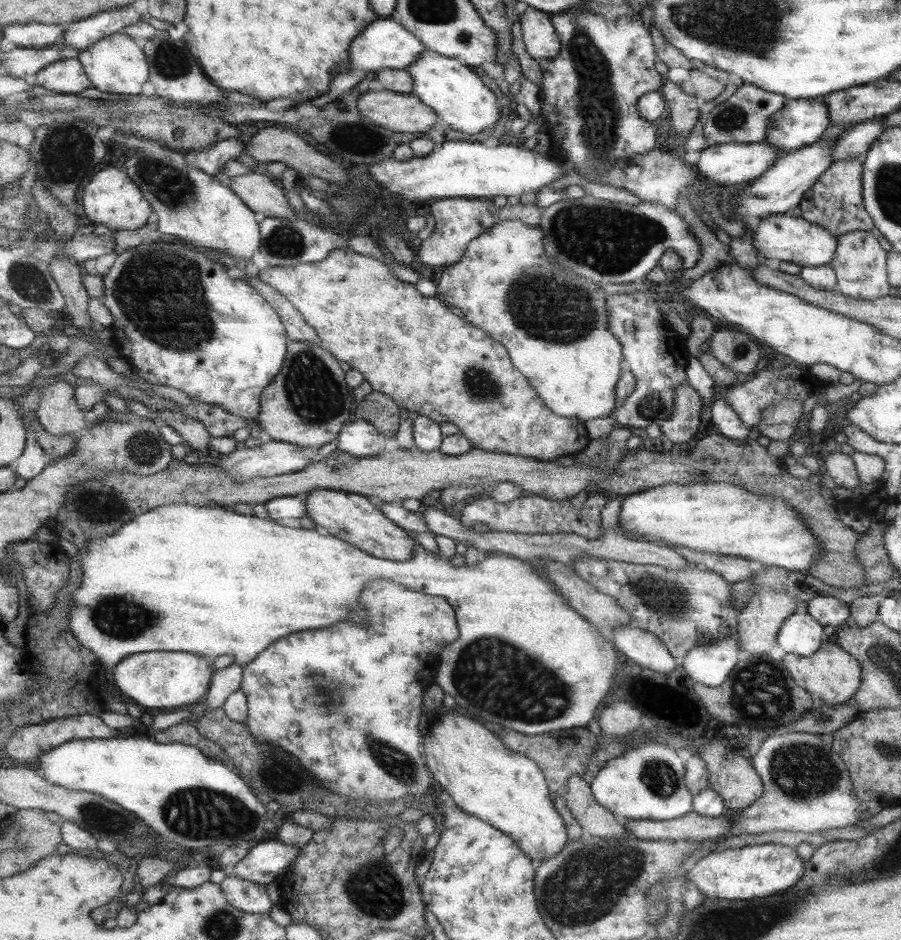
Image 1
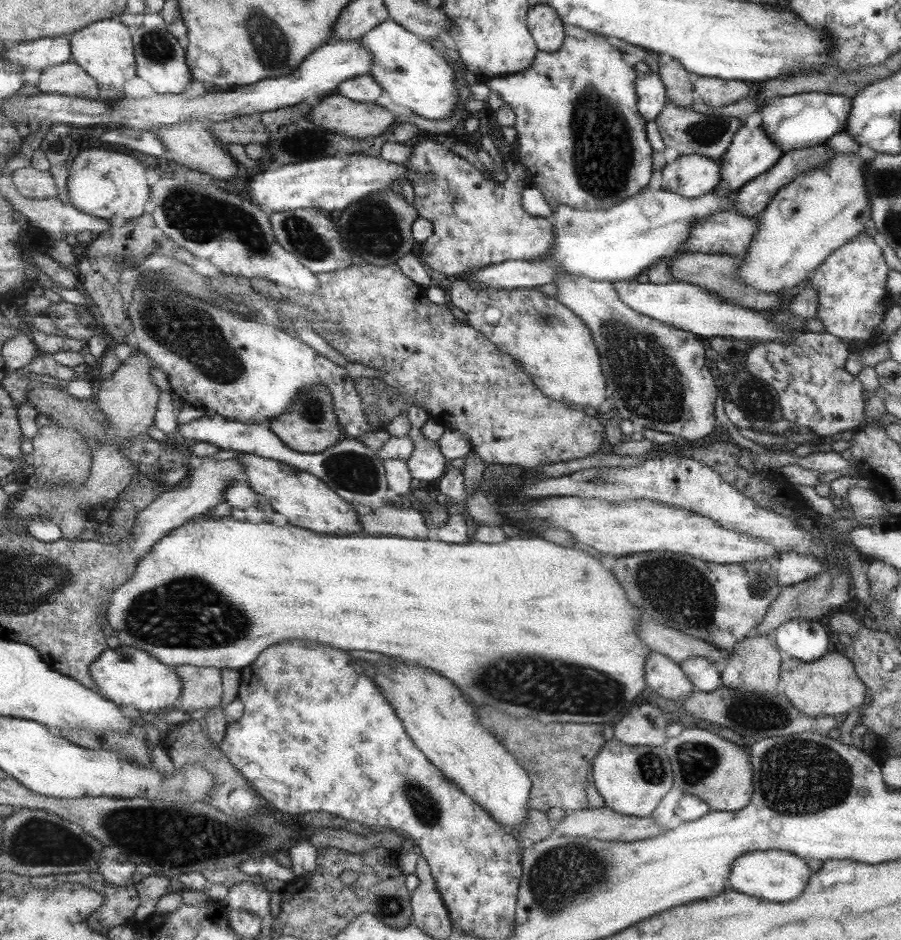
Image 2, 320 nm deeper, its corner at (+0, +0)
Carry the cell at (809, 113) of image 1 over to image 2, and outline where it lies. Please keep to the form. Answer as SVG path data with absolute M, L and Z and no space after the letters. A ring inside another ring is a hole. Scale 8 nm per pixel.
M742 126L732 138L723 157L717 161L720 163L720 181L713 188L716 196L728 196L732 190L741 188L746 182L755 178L758 174L769 170L775 161L782 155L781 149L777 148L761 130L761 127L754 127L751 130Z

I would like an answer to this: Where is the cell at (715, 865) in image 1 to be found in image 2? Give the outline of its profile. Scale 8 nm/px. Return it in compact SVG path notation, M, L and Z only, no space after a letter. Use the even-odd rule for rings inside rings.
M752 850L734 860L730 870L729 882L733 882L733 890L741 894L749 894L753 898L761 898L765 902L789 902L797 898L812 872L802 858L783 850Z

